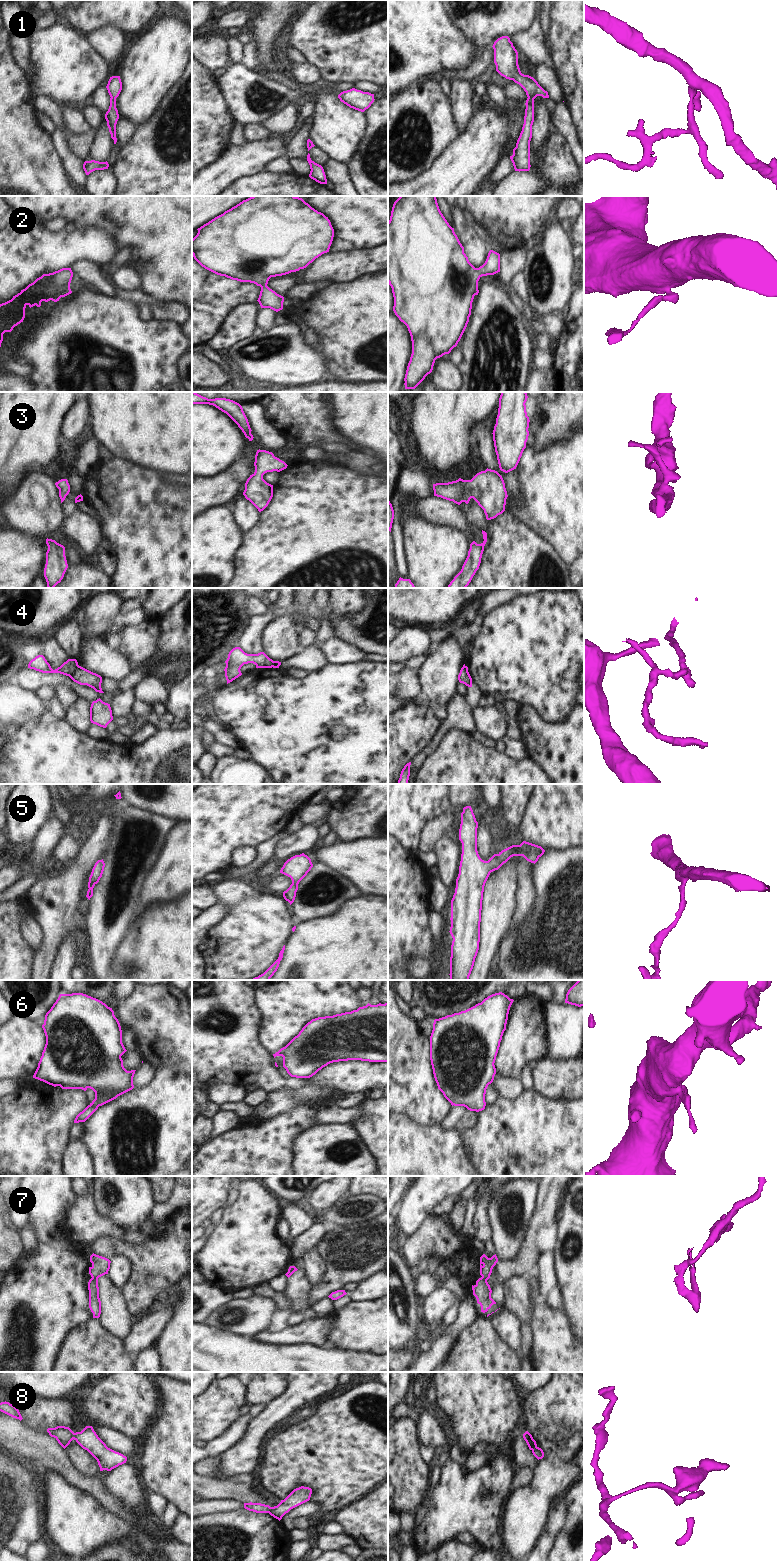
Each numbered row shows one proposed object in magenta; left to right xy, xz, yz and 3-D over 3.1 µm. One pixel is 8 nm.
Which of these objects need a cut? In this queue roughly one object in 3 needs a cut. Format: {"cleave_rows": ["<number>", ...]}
{"cleave_rows": ["4", "7", "8"]}

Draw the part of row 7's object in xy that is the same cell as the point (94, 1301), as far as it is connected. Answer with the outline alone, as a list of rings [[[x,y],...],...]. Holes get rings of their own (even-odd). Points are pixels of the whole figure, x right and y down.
[[[91,1278],[88,1282],[89,1308],[93,1313],[93,1318],[99,1318],[101,1314],[101,1301],[99,1298],[98,1279]]]

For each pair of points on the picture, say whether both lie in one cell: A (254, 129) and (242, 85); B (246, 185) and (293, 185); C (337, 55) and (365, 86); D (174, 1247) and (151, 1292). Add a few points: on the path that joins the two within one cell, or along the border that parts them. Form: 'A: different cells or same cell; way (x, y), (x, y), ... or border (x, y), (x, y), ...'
A: different cells; border (260, 123), (246, 123), (243, 125)
B: same cell; way (258, 185), (281, 185)
C: different cells; border (352, 82), (367, 80), (377, 85)
D: same cell; way (167, 1258), (157, 1268), (152, 1281)

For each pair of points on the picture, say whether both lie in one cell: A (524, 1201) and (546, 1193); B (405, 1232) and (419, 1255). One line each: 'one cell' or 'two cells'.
A: two cells
B: two cells

